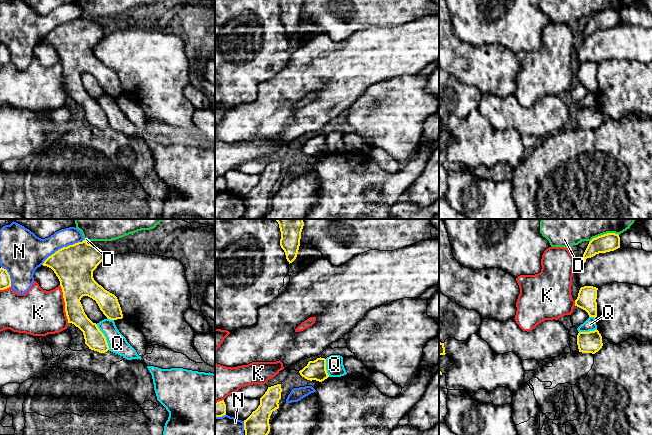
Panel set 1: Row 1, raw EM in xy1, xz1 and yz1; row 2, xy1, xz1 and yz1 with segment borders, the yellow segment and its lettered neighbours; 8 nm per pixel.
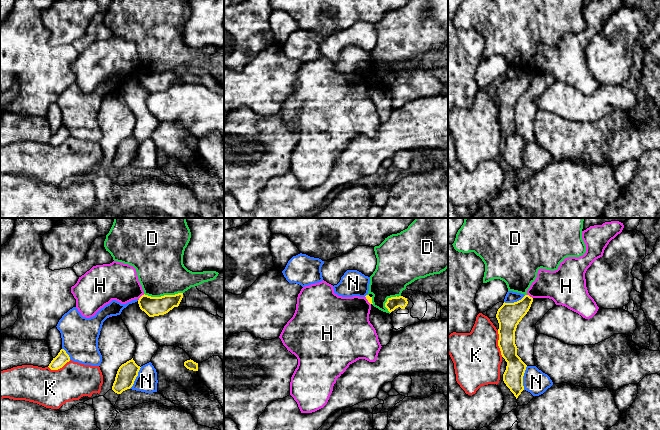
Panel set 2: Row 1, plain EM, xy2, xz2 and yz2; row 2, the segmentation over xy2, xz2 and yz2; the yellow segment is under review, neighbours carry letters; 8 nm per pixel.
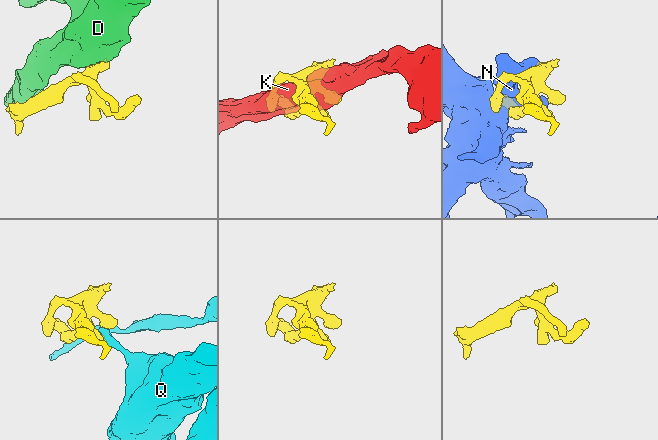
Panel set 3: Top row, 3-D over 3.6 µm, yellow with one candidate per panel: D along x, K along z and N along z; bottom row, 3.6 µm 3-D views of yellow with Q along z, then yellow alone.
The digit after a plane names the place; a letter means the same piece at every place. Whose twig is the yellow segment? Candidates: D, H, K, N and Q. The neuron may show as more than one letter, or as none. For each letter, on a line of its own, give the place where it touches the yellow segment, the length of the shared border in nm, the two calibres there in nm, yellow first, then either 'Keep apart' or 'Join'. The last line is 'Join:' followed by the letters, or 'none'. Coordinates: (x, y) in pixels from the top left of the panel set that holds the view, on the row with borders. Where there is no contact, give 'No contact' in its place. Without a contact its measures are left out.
D: Touches yellow at xy2 (164, 295). Shared border 320 nm. Thickness 160 nm (yellow) against 380 nm. Keep apart
H: Touches yellow at xy2 (140, 297). Shared border 80 nm. Thickness 160 nm (yellow) against 300 nm. Keep apart
K: Touches yellow at xy1 (65, 304). Shared border 320 nm. Thickness 280 nm (yellow) against 380 nm. Keep apart
N: Touches yellow at xy1 (61, 248). Shared border 380 nm. Thickness 320 nm (yellow) against 260 nm. Keep apart
Q: Touches yellow at xy1 (105, 337). Shared border 240 nm. Thickness 160 nm (yellow) against 150 nm. Keep apart
Join: none

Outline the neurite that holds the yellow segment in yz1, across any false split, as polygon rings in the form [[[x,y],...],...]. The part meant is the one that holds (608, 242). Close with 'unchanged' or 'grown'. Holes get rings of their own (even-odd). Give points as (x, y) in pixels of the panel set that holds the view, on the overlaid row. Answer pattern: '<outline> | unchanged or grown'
[[[607,233],[593,238],[583,254],[583,264],[587,258],[591,258],[599,253],[614,251],[618,248],[620,248],[620,237],[618,234]]] | unchanged

